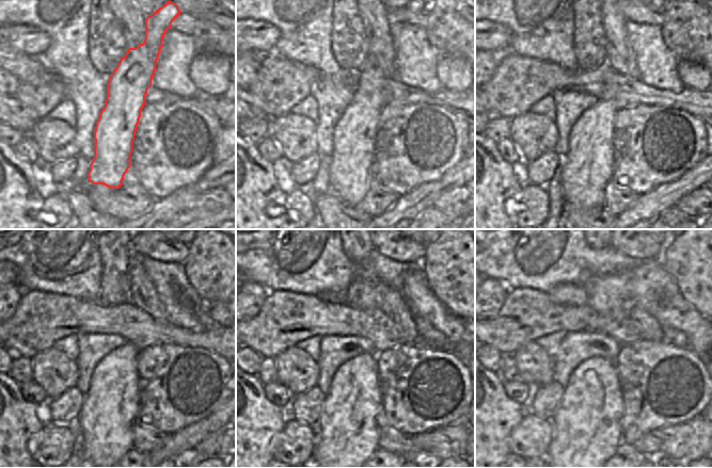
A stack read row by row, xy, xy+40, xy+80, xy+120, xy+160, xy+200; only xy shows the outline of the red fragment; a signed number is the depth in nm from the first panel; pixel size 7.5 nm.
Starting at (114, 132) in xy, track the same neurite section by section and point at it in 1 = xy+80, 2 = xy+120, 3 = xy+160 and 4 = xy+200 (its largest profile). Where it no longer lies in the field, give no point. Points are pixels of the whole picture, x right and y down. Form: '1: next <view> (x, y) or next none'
1: next xy+80 (587, 166)
2: next xy+120 (109, 408)
3: next xy+160 (347, 436)
4: next xy+200 (586, 432)

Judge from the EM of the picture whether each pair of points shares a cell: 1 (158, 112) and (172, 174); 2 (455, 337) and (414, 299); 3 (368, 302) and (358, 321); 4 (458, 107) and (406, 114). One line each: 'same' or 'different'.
1: same
2: same
3: different
4: different

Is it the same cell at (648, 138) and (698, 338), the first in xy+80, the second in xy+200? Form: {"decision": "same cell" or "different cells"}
{"decision": "different cells"}

